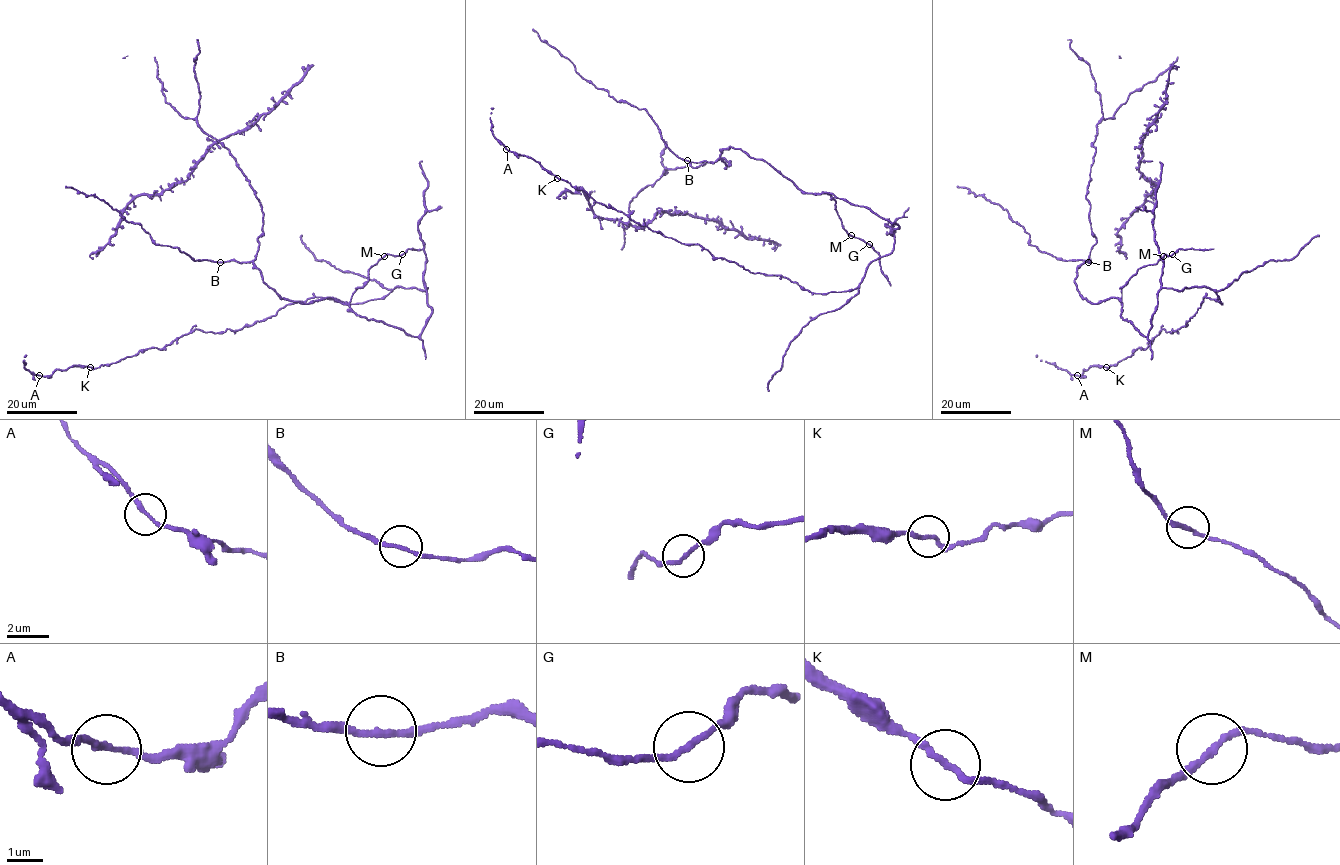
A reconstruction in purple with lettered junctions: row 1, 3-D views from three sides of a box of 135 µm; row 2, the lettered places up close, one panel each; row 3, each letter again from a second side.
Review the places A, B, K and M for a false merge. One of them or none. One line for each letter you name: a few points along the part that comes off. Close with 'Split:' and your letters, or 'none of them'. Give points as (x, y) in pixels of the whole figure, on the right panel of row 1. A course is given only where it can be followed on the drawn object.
Split: none of them

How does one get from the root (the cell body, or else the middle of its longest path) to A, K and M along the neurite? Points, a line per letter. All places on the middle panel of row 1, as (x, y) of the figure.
A: (863, 206), (899, 227), (894, 249), (869, 265), (855, 289), (813, 293), (664, 236), (507, 149)
K: (863, 206), (899, 227), (894, 249), (869, 265), (855, 289), (821, 294), (664, 236), (557, 178)
M: (863, 206), (829, 193), (816, 194), (827, 193), (835, 200), (842, 227), (851, 235)

